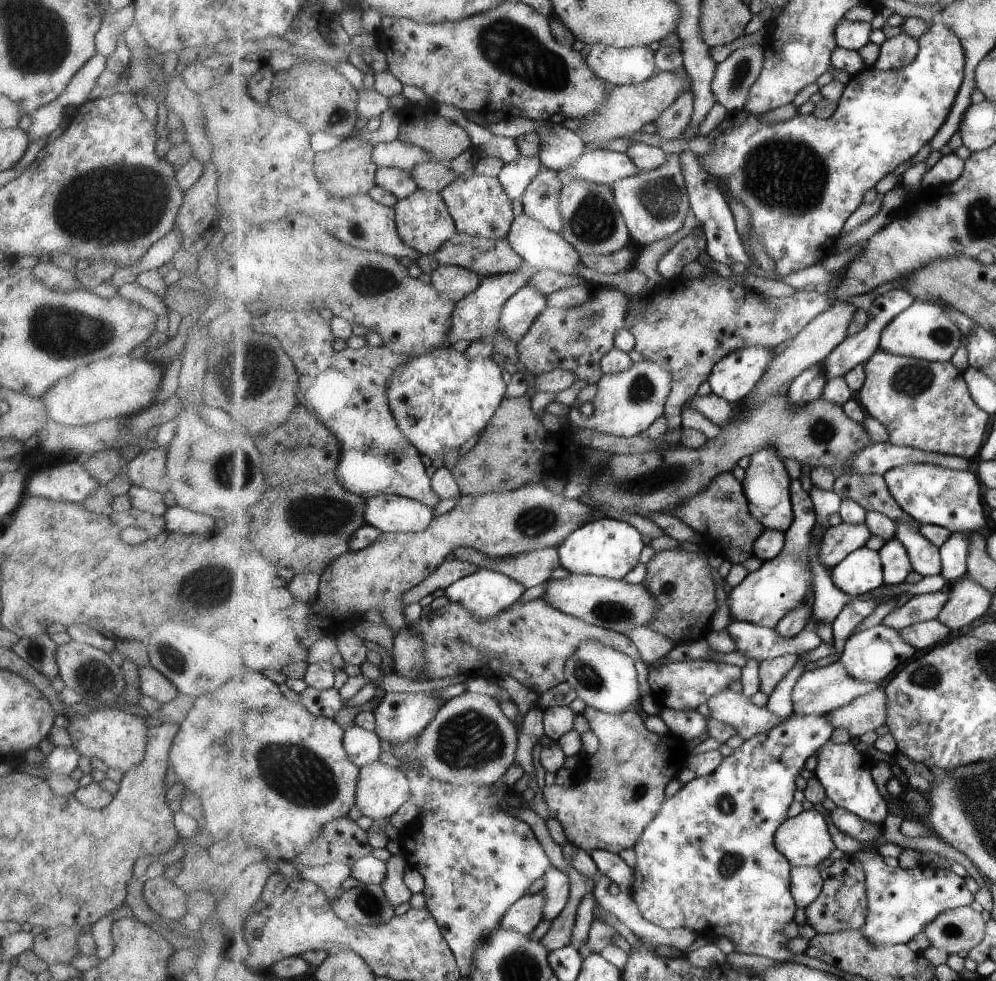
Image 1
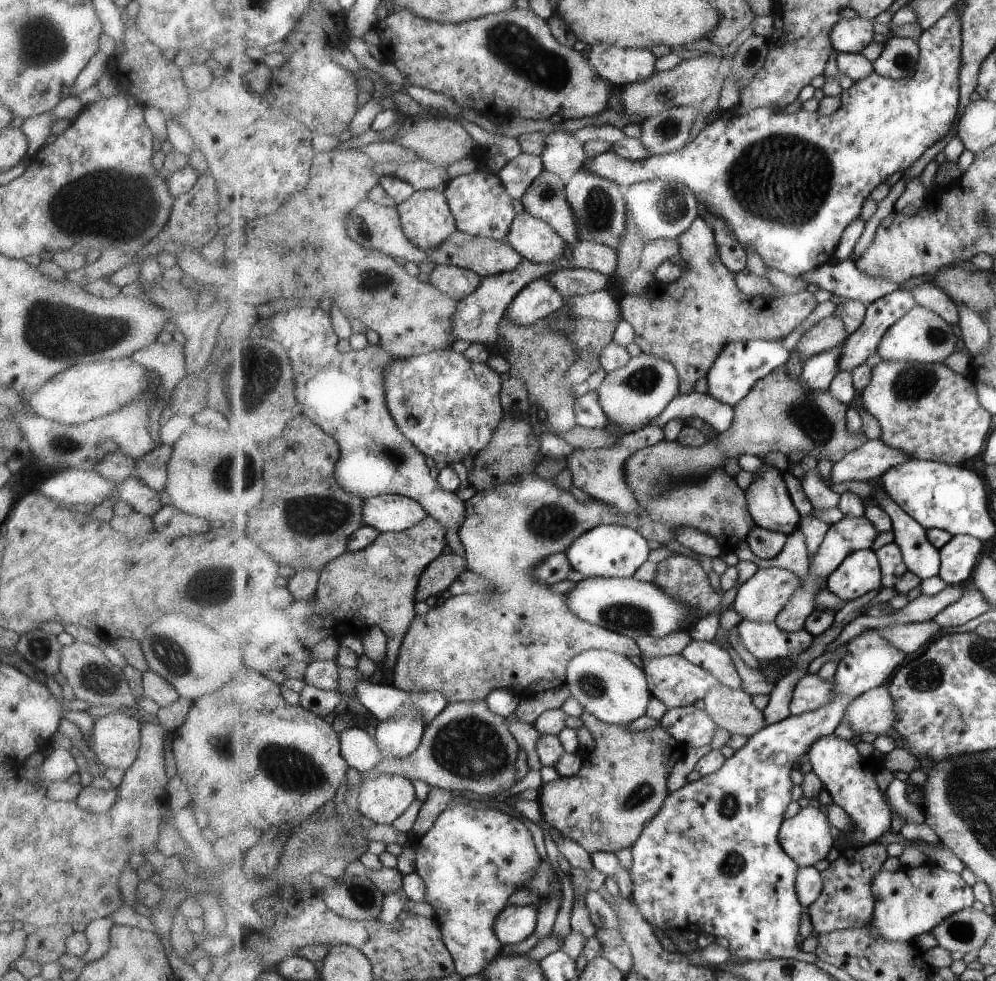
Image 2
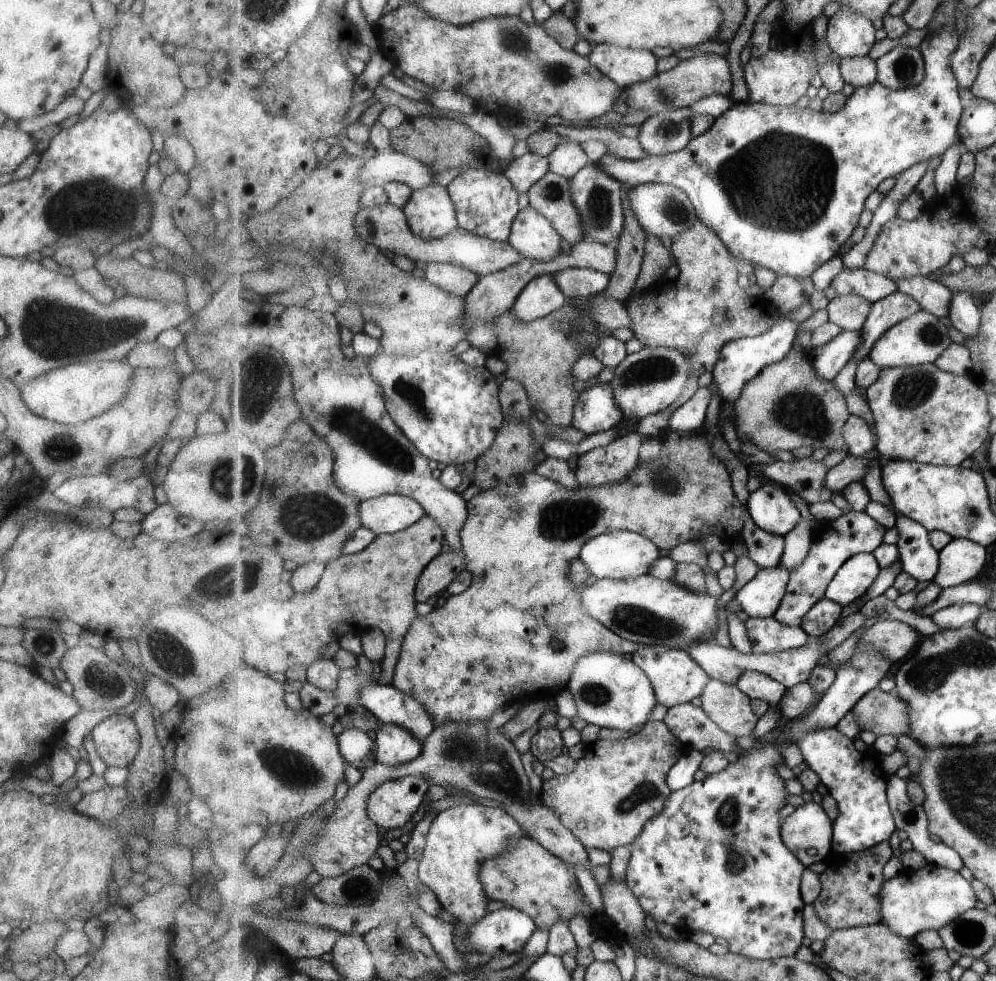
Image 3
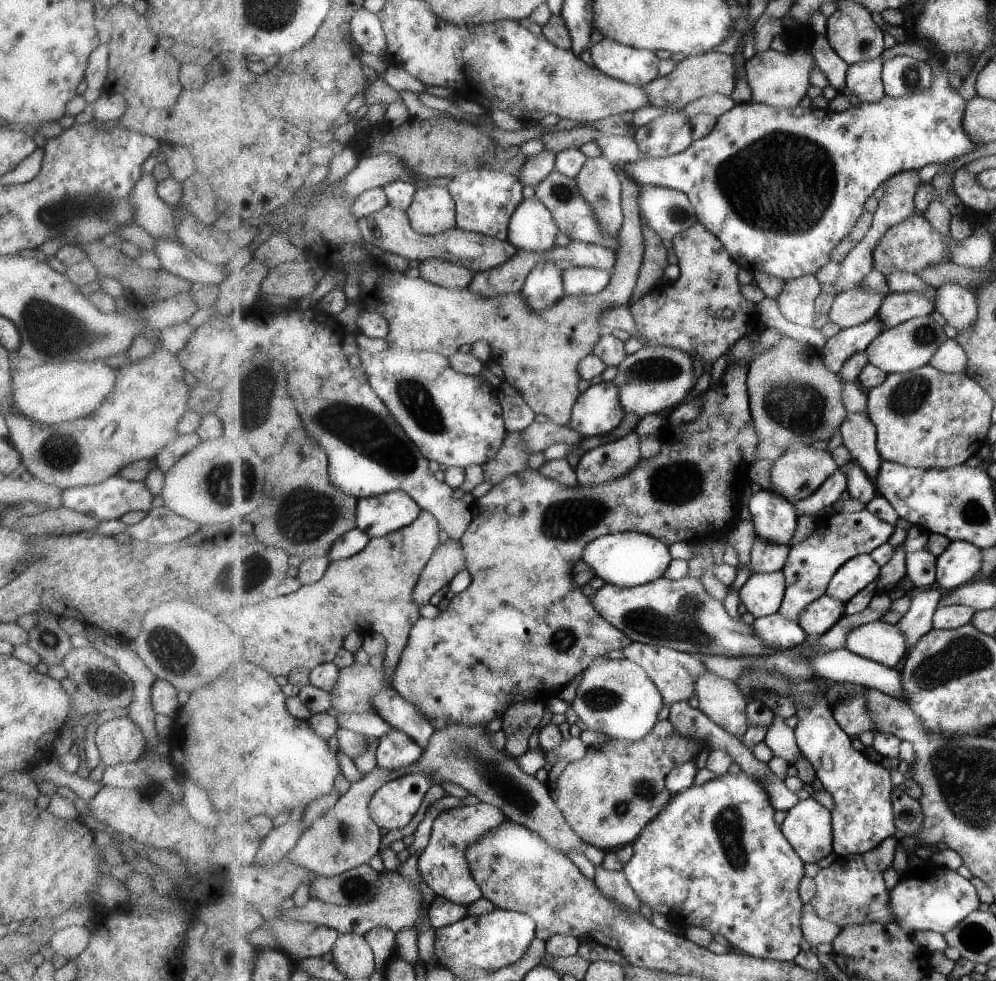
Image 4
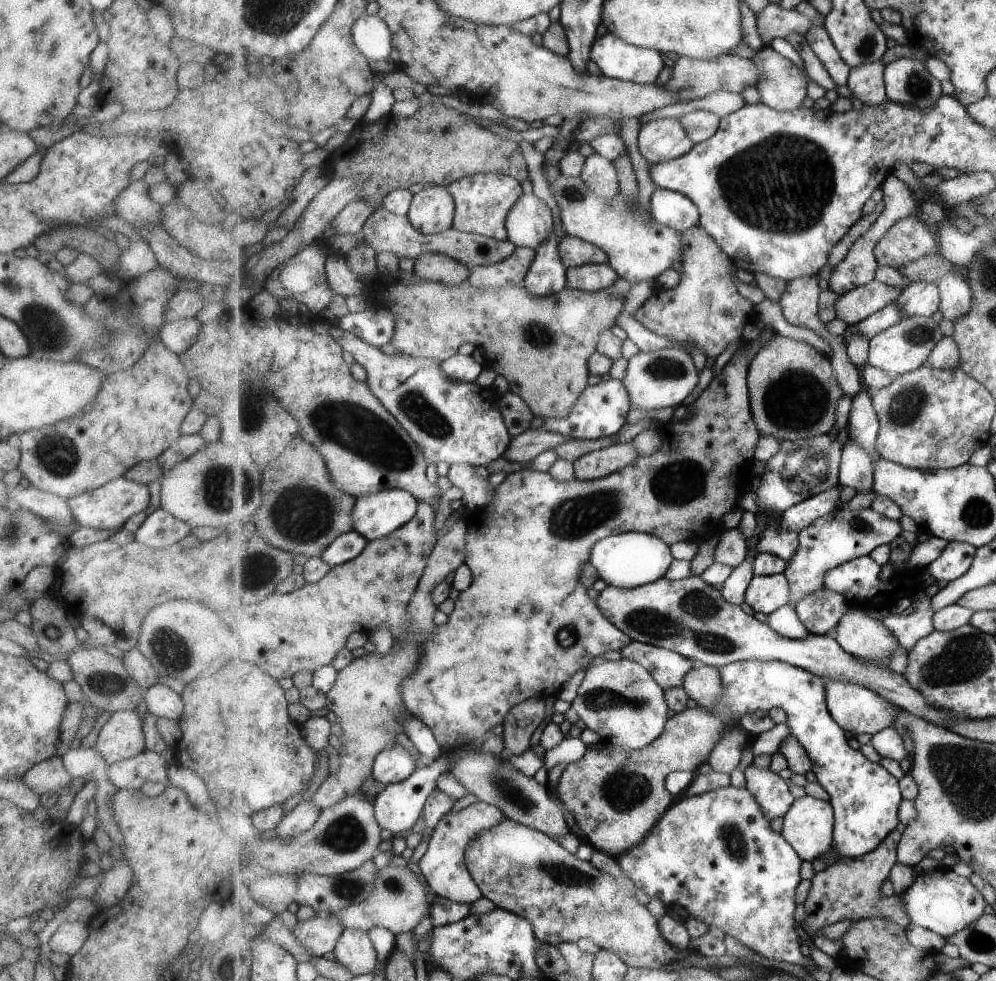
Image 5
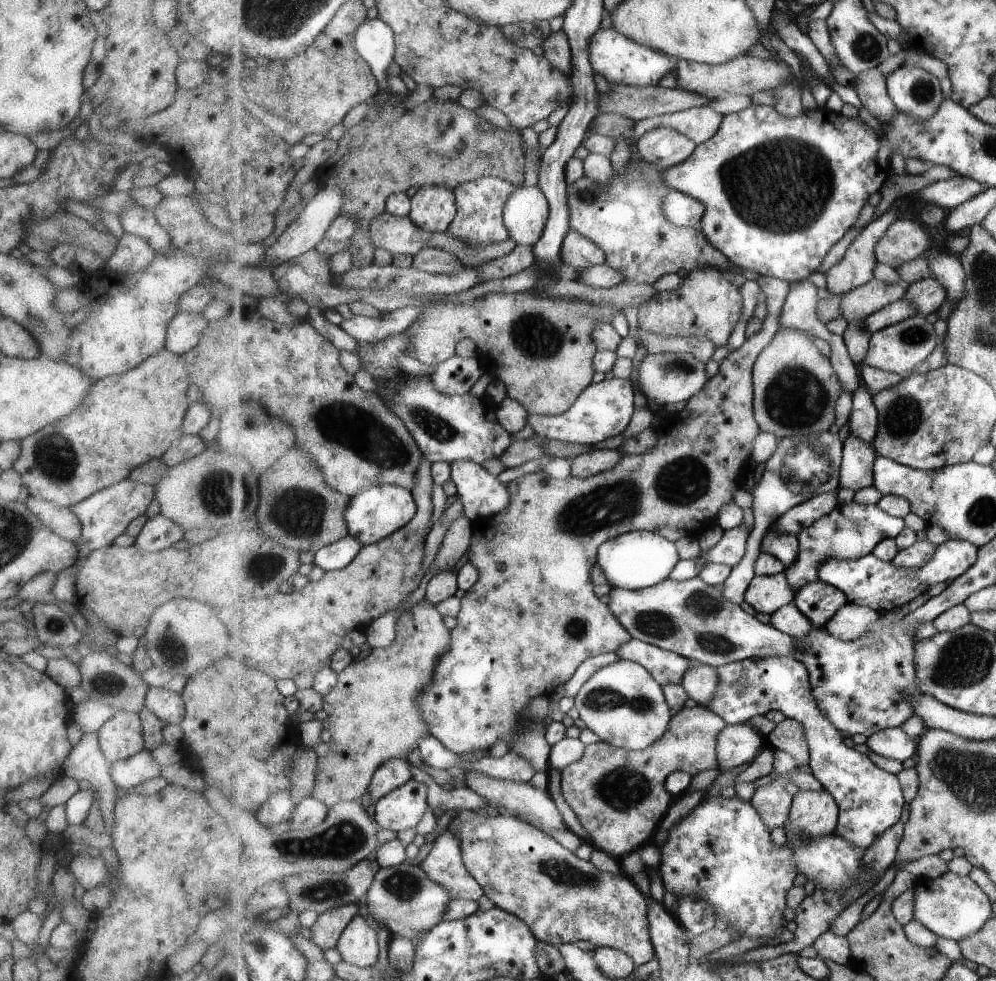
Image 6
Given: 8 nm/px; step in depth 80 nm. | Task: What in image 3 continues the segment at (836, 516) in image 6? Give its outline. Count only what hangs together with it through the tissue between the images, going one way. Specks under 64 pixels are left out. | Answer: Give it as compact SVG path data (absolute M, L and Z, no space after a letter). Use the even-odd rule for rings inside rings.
M852 510L843 513L830 523L825 523L816 535L805 562L799 568L789 570L791 577L788 594L785 596L780 610L775 614L775 618L789 626L801 626L805 614L808 614L809 610L817 605L817 602L826 597L829 584L833 578L836 578L837 572L845 565L845 562L860 553L874 553L883 544L885 531L887 528L869 516L866 511Z

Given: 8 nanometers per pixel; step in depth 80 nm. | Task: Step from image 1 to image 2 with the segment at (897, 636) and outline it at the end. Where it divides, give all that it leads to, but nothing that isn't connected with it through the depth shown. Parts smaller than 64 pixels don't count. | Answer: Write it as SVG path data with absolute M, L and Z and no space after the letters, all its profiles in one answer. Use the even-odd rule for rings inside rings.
M866 629L862 634L854 637L849 643L846 644L845 656L840 660L838 669L835 673L835 680L837 680L837 688L835 688L835 698L827 704L827 706L821 706L818 710L813 710L809 713L803 713L801 715L789 716L786 720L779 723L769 725L764 730L757 732L751 739L749 739L744 747L738 750L731 758L727 760L727 764L717 770L714 774L701 777L696 782L689 782L687 786L671 792L663 808L661 808L660 814L657 814L656 818L653 818L652 822L645 828L644 834L635 842L632 847L632 858L634 859L633 866L629 873L632 884L632 896L635 898L641 914L645 916L645 919L657 929L662 932L664 930L679 931L691 931L699 935L701 934L713 934L715 937L724 937L729 940L730 950L733 956L744 960L757 960L763 961L766 959L786 959L786 960L799 960L799 962L807 962L812 964L816 960L814 953L804 953L799 950L799 928L801 928L801 914L803 914L803 904L797 894L797 874L801 866L797 864L797 860L793 860L787 852L780 840L780 831L785 821L785 812L789 808L789 804L793 800L791 796L791 788L793 788L793 780L791 780L791 772L796 770L795 764L806 759L806 755L809 754L809 750L813 748L813 744L823 738L837 731L837 728L842 724L849 706L853 704L865 692L869 692L877 687L881 687L883 683L894 677L895 670L903 664L903 660L907 658L905 652L897 650L895 646L887 644L887 640L883 636L879 636L879 632L875 629Z

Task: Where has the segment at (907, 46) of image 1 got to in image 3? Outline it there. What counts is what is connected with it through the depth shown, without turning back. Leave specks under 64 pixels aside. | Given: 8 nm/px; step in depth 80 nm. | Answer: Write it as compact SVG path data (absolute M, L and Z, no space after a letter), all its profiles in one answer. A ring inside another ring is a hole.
M897 46L877 59L878 82L891 90L907 90L925 80L925 58L919 47Z

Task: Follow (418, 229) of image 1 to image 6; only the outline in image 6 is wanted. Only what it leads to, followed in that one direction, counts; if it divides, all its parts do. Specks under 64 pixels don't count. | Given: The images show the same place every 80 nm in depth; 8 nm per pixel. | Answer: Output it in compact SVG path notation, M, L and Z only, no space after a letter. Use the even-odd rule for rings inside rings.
M423 186L412 197L409 217L423 230L447 232L459 210L456 198L454 190L441 186Z

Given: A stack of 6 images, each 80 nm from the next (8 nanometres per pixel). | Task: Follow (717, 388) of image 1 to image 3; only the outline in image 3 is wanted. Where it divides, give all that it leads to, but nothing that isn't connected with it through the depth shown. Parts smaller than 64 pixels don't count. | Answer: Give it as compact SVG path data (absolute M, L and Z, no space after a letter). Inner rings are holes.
M781 318L764 334L729 342L725 346L720 363L713 370L713 379L714 376L717 376L721 399L724 397L737 400L745 386L753 378L756 378L757 374L760 374L761 370L765 369L765 366L781 362L783 358L787 358L796 344L797 328L799 328L799 322L795 322L791 318ZM693 389L675 408L670 419L672 429L693 430L705 423L705 413L711 402L711 390Z

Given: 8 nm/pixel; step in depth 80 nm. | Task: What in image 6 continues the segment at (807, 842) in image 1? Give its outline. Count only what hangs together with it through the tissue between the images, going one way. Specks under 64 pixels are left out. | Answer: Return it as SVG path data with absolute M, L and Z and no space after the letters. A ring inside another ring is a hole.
M825 786L821 790L799 789L794 794L789 830L819 838L833 834L837 829L841 810L837 798Z

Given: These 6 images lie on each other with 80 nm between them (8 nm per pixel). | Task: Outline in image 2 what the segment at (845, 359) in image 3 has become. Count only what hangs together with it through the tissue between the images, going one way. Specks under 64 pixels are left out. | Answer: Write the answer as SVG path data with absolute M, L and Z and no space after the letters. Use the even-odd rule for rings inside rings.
M847 338L836 348L811 356L803 364L803 370L800 374L801 384L813 392L828 390L841 371L841 358L843 358L843 346L845 344L847 344Z

